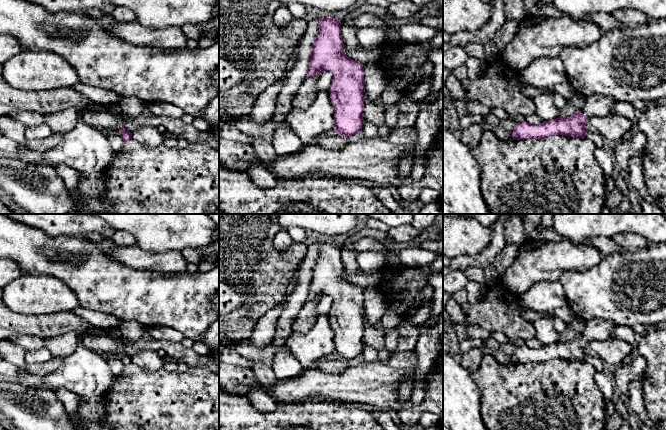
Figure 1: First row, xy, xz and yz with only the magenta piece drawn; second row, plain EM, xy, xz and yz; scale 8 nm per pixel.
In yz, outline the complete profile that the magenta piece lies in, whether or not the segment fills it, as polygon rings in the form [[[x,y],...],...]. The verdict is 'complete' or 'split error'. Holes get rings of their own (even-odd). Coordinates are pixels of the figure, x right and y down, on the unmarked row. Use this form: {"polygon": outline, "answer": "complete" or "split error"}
{"polygon": [[[592,319],[587,321],[584,332],[576,335],[573,340],[560,340],[550,345],[543,345],[538,349],[532,349],[526,345],[516,347],[511,356],[516,364],[543,363],[554,359],[585,362],[585,349],[592,340],[606,340],[614,334],[616,325],[604,319]]], "answer": "split error"}

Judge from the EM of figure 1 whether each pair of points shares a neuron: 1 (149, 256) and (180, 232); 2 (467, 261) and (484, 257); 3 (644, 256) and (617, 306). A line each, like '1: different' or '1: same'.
1: different
2: same
3: same

